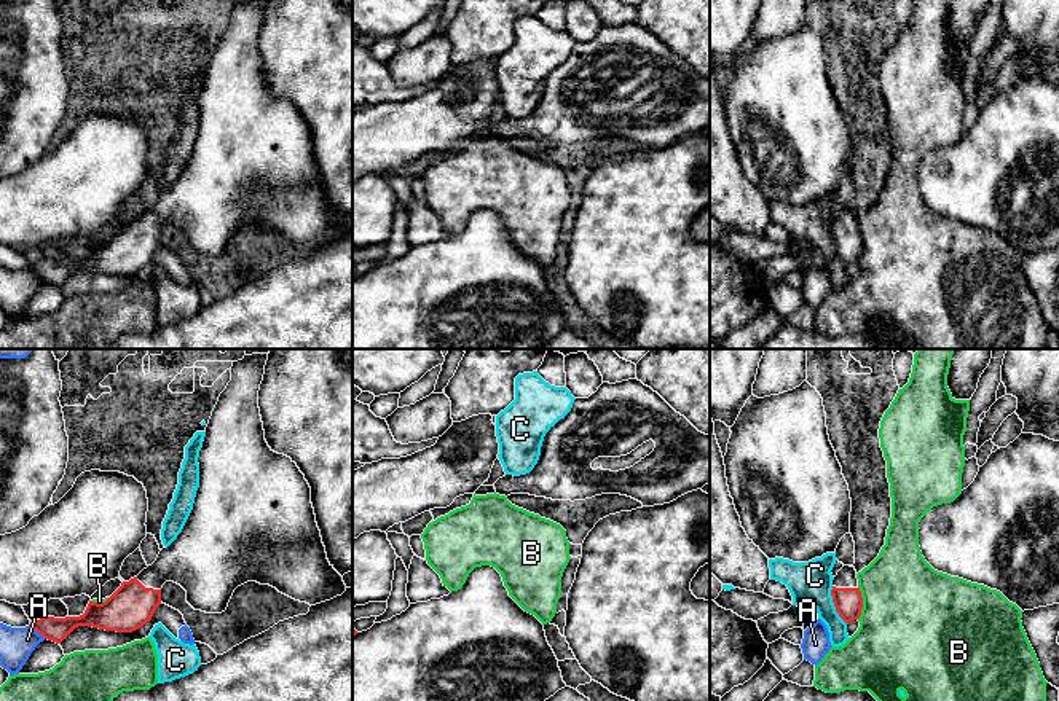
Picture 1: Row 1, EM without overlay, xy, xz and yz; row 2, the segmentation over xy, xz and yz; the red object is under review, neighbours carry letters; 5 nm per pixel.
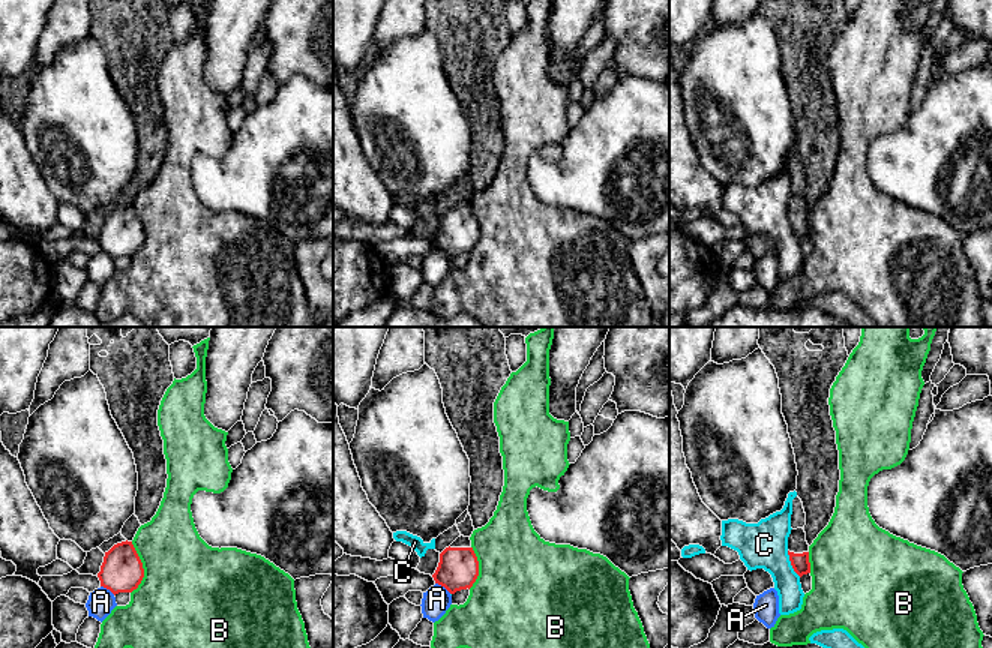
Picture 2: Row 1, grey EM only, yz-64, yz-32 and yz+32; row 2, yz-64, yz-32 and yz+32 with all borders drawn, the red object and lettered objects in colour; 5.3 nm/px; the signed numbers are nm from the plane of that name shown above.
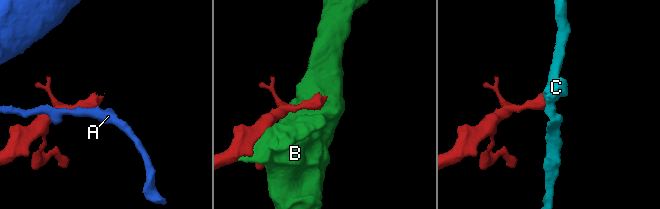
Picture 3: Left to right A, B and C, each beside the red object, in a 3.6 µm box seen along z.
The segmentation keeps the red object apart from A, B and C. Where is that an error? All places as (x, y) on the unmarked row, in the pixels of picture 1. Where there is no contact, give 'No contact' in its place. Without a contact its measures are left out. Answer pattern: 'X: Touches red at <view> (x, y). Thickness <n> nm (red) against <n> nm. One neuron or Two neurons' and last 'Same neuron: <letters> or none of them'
A: Touches red at xy (37, 274). Thickness 120 nm (red) against 170 nm. Two neurons
B: Touches red at yz (862, 246). Thickness 140 nm (red) against 480 nm. Two neurons
C: Touches red at yz (834, 249). Thickness 140 nm (red) against 220 nm. Two neurons
Same neuron: none of them

